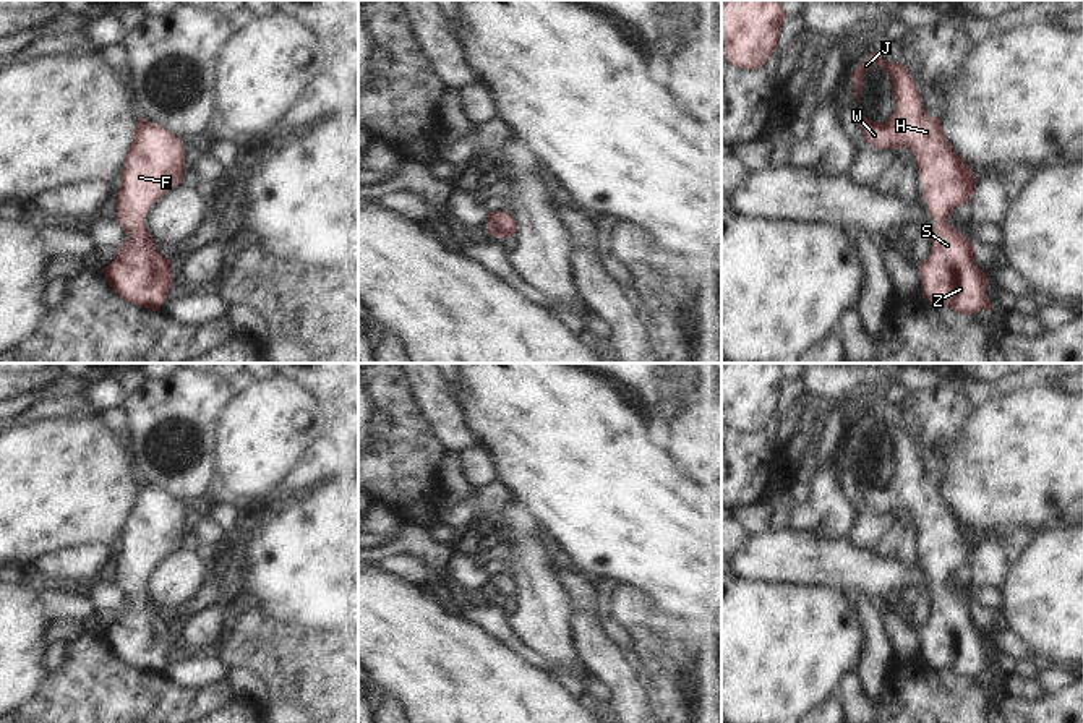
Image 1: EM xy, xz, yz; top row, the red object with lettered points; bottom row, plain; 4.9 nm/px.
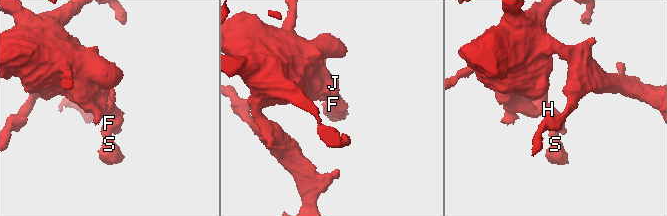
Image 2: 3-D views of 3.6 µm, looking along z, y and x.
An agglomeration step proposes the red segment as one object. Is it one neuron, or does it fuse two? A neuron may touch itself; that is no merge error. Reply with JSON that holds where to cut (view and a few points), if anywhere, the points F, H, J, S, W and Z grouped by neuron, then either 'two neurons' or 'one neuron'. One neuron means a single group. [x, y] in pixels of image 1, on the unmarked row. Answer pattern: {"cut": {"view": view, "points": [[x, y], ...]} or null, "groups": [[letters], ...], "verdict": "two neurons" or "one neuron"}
{"cut": null, "groups": [["F", "H", "J", "S", "W", "Z"]], "verdict": "one neuron"}

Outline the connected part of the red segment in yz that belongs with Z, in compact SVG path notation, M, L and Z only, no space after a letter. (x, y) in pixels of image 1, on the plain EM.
M877 415L861 425L848 439L859 464L861 446L871 428L877 426L890 438L895 473L885 486L863 481L863 499L879 512L908 511L922 540L921 556L934 584L931 618L918 629L921 658L937 671L950 671L960 678L991 674L986 657L989 642L973 622L970 603L950 590L953 571L970 566L976 538L963 527L948 506L940 485L924 473L913 444L913 436L900 425L888 426Z

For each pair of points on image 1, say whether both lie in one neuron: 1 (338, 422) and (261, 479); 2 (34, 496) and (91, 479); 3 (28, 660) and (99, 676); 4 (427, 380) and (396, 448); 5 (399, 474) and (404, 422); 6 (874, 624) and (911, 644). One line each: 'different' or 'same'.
1: different
2: same
3: different
4: different
5: same
6: different

